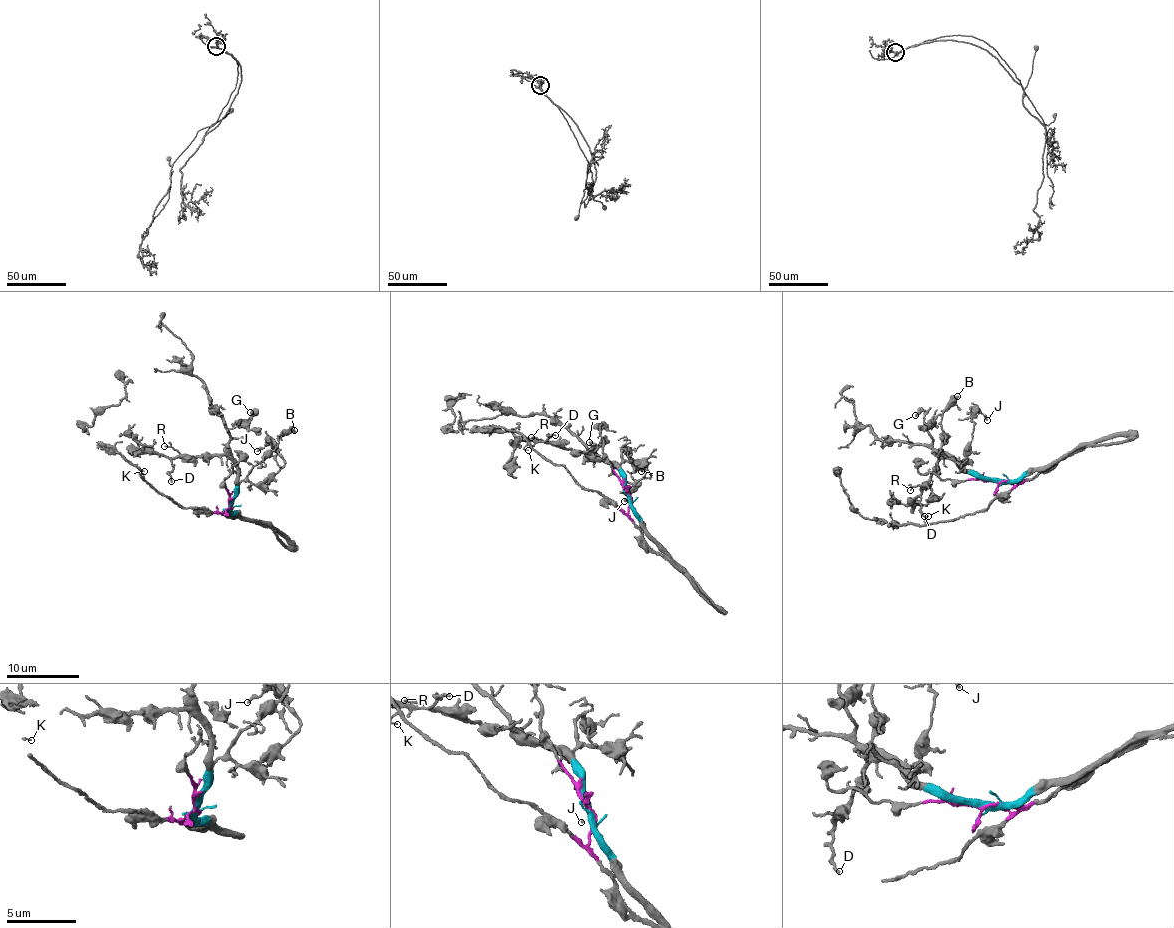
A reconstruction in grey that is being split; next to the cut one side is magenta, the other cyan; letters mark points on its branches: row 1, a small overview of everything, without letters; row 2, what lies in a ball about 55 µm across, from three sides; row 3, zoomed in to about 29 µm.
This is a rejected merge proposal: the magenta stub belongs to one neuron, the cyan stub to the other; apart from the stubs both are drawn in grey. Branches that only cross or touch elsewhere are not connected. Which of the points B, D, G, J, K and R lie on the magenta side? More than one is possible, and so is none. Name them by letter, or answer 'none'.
K

